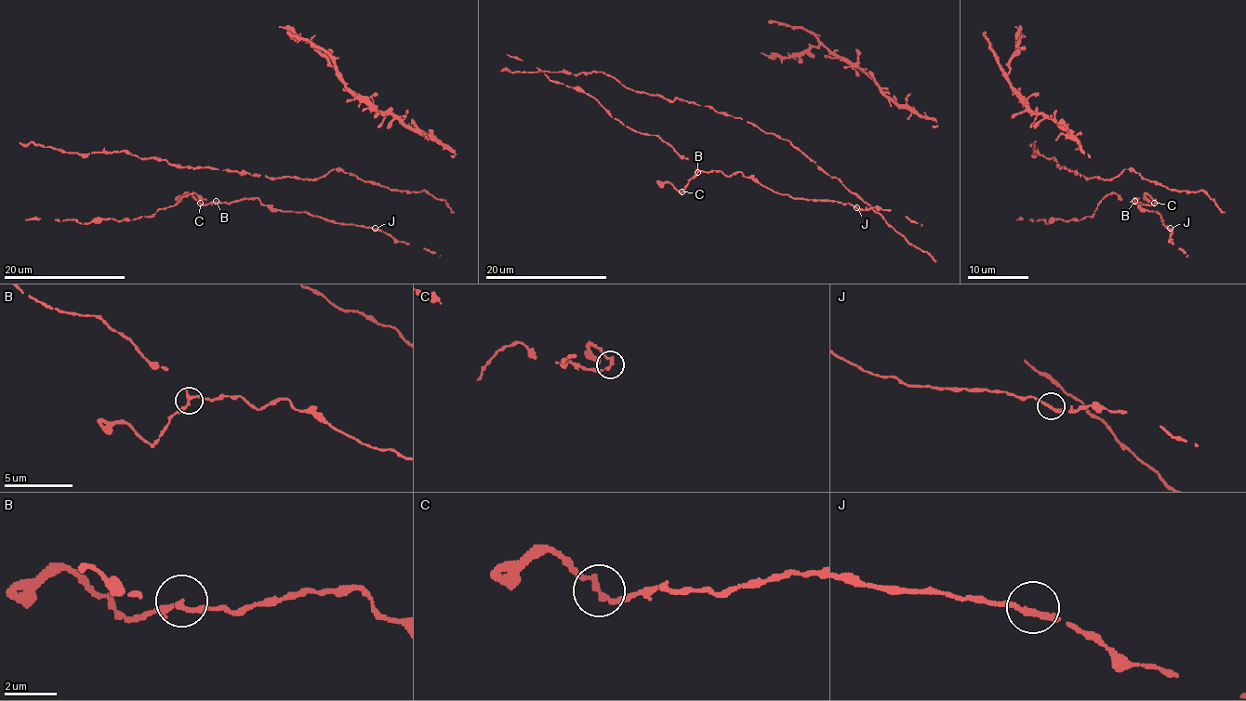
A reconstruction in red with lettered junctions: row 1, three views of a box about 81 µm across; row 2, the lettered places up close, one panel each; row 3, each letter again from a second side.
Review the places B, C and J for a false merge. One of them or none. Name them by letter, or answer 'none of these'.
none of these

